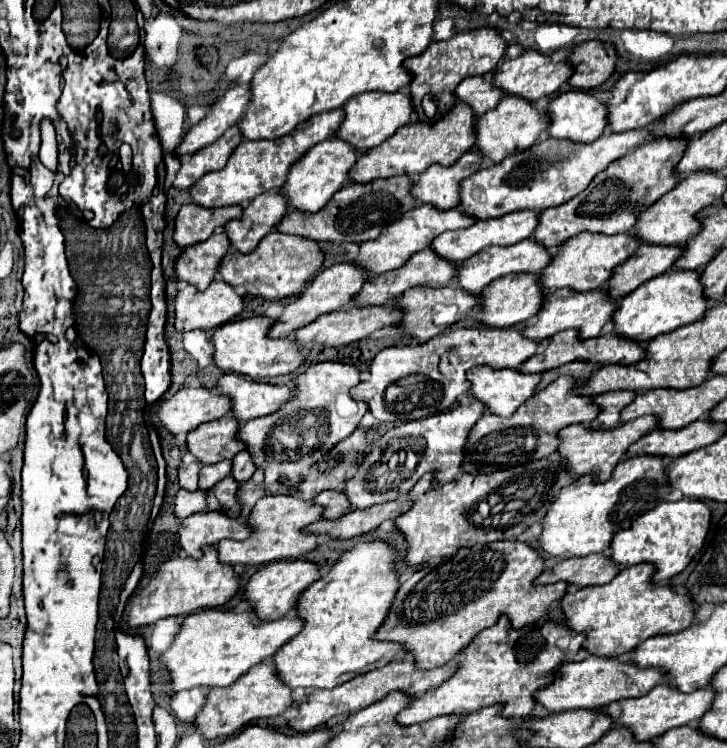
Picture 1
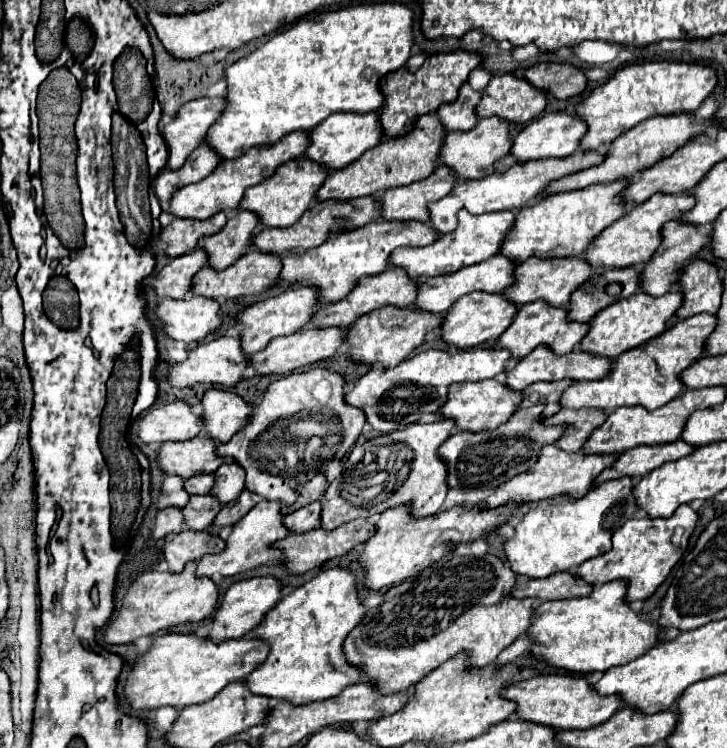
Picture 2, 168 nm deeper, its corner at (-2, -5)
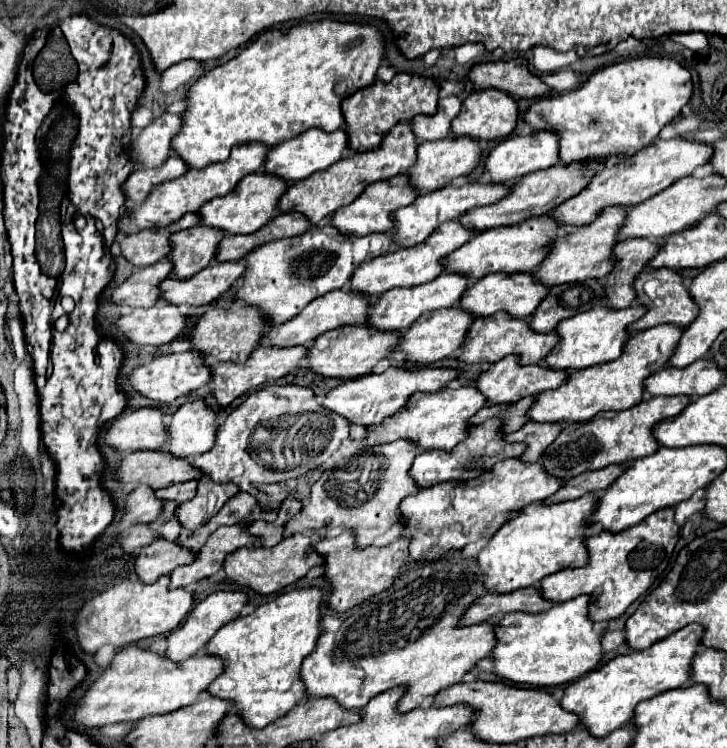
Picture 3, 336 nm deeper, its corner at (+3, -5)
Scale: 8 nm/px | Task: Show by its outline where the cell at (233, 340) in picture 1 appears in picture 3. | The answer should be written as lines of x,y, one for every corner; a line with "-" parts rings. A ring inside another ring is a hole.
182,352
182,354
166,354
154,358
150,364
136,368
130,376
128,382
130,386
144,398
158,400
158,402
172,402
178,396
188,394
190,390
202,388
212,380
210,368
204,364
202,356
198,352

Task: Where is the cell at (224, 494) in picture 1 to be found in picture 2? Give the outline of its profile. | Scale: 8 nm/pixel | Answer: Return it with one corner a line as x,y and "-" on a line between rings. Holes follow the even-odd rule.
207,494
207,496
191,496
189,504
183,508
187,528
191,528
191,530
207,530
215,522
215,516
219,514
219,510
221,510
221,504
211,494

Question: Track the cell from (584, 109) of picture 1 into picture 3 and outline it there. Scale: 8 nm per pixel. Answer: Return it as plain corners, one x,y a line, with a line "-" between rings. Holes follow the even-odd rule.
538,132
528,136
514,136
504,142
500,142
486,158
484,172
490,174
490,182
494,184
508,184
514,182
530,172
546,170
558,164
558,136
554,132

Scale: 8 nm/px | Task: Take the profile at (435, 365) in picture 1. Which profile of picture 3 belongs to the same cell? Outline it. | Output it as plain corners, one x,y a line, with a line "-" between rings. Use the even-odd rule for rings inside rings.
388,368
382,374
366,374
356,380
340,382
336,388
326,392
322,406
330,412
344,416
352,424
380,424
386,416
396,414
400,408
406,406
410,396
416,392
436,392
446,382
458,376
456,370
450,368
422,368
422,370
402,370
402,368

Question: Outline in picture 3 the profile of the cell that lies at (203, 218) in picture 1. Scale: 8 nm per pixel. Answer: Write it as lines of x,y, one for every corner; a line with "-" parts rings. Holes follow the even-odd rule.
186,214
182,216
182,220
176,220
172,226
150,228
150,230
140,230
136,234
130,234
120,242
122,256
136,268
160,262
170,252
168,238
178,230
196,226
198,222
200,222
198,214

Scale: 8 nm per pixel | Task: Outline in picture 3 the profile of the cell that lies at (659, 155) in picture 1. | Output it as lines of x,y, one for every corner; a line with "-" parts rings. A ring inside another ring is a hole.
548,214
538,216
538,218
528,218
524,224
510,226
510,228
492,228
490,232
476,234
470,238
464,246
454,250
446,260
442,260
444,272
454,272
472,280
478,280
486,274
494,272
504,272
504,274
514,274
514,272
532,272
534,268
540,266
544,254
548,252
548,244
558,238
560,224
556,224

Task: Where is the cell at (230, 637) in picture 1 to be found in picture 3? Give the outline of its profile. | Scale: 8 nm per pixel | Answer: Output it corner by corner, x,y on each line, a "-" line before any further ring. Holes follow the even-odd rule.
126,646
108,664
88,692
76,700
76,714
72,722
82,728
100,728
116,722
136,722
154,714
168,714
200,700
208,684
222,672
222,660
216,656
196,654
184,662
170,662
162,654

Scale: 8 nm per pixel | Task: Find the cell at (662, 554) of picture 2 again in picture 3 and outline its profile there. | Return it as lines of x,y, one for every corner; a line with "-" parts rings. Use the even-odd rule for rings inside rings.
664,508
648,516
636,526
630,526
618,534
600,532
588,534
586,550
588,564
574,570
560,570
546,576
538,590
548,596
550,602
566,602
576,596
590,596
592,606
588,608
588,616
592,622
608,622
612,618
622,616
628,606
638,600
654,582
654,570
648,564
648,558
670,558
674,544
678,540
678,526
674,524
674,510

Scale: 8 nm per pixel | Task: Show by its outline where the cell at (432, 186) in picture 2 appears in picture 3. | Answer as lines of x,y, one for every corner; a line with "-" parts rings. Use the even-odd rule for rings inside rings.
398,174
398,176
392,176
390,180
380,180
380,182
368,184
354,202
350,202
348,206
344,206
332,214
330,224
334,228
338,228
338,232
346,232
350,236
368,236
374,232
390,232
390,228
392,228
390,214
406,204
412,204
414,198
416,198
416,192
408,184
406,176

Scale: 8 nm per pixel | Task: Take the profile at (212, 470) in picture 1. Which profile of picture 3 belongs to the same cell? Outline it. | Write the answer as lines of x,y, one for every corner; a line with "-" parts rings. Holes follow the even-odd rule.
188,480
188,482
180,482
180,484
172,484
172,486
166,486
162,490
156,490
154,494
160,498
160,500
172,500
176,504
182,504
186,500
192,500
194,494
196,494
196,486
198,482
196,480

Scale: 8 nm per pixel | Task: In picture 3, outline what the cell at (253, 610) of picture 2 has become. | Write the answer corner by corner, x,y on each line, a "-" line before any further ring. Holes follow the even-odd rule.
220,590
220,592
214,592
210,594
208,598
204,598
200,604
196,604
192,608
192,612
188,614
188,618
176,628
172,630
168,636
166,636
166,650
164,650
164,656
174,660
174,662
182,662
198,652
204,650
206,642
228,622
232,622
234,618
238,618
240,610
246,606
246,594
242,590

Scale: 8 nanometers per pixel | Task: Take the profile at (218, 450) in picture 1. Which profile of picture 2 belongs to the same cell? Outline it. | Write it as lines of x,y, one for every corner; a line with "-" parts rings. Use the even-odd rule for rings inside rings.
199,434
183,442
165,442
159,448
159,466
163,472
179,474
181,478
191,478
205,472
215,472
221,464
231,464
235,460
215,456
215,440

